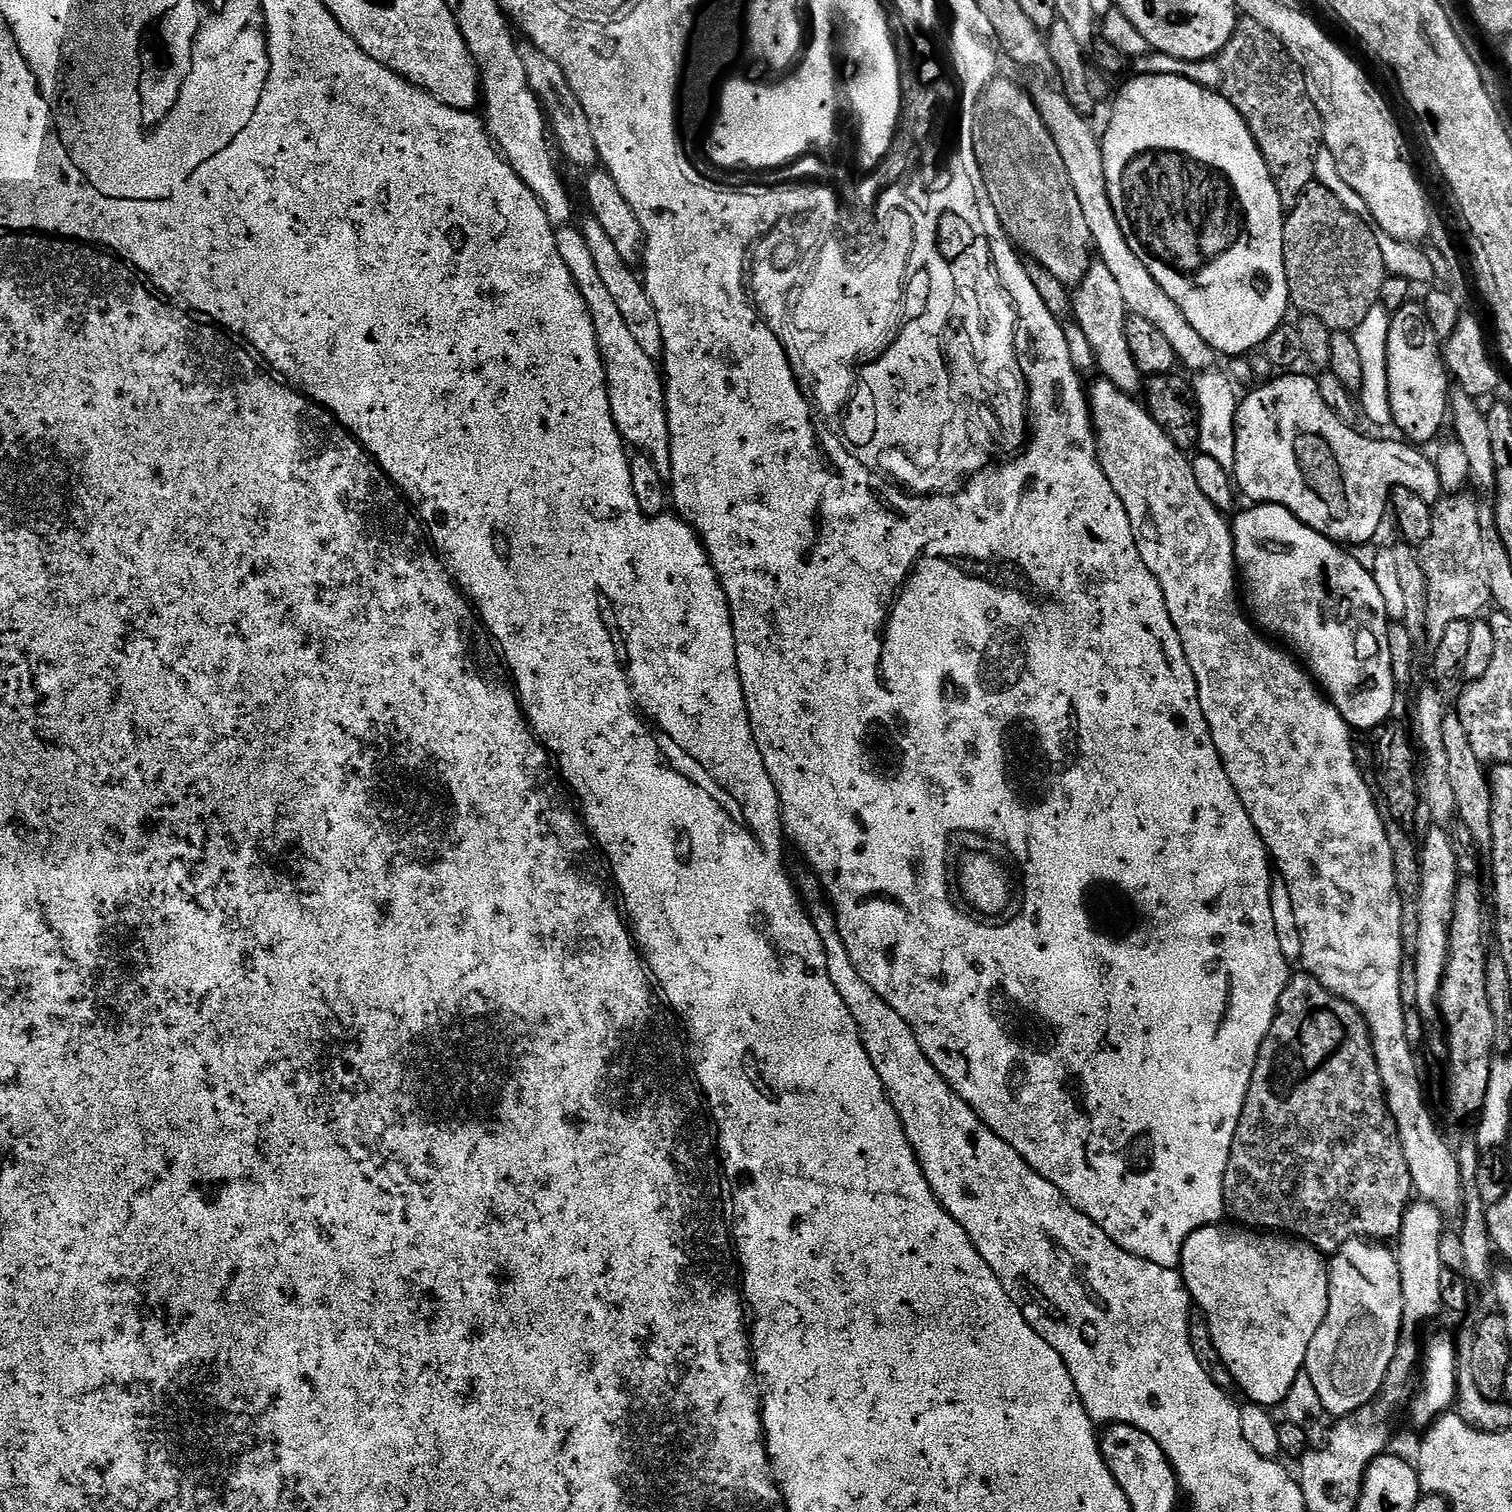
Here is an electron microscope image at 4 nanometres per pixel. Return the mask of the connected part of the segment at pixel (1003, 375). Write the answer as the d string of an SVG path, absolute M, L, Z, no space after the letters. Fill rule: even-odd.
M970 254L966 256L966 262L964 262L964 260L960 262L960 258L958 258L954 266L952 266L952 264L946 264L946 262L944 262L944 258L940 258L940 262L938 262L938 266L942 264L942 268L944 268L944 270L942 270L942 276L946 276L946 278L944 278L944 280L946 280L946 284L942 284L942 288L940 288L940 290L934 290L934 286L932 286L932 342L930 342L930 338L922 338L922 350L924 351L924 360L908 360L907 350L904 348L900 348L901 345L899 343L894 342L890 346L889 353L883 356L883 358L880 359L880 362L877 365L866 366L866 370L863 371L863 378L866 378L866 382L870 384L872 392L876 394L876 398L878 398L878 400L882 400L882 404L880 404L880 406L882 406L882 418L880 418L880 426L882 426L882 428L878 430L878 434L876 434L876 442L874 442L874 452L878 454L878 460L868 460L864 464L867 466L867 468L873 470L879 469L879 471L883 473L885 477L891 478L893 481L895 481L895 483L903 486L905 489L907 489L907 491L913 494L947 493L949 490L955 489L957 485L961 483L961 481L971 476L973 472L978 472L981 468L989 467L989 465L993 463L992 456L1000 456L1003 454L1003 452L1008 451L1012 451L1012 454L1019 453L1021 449L1025 447L1026 433L1029 431L1030 428L1030 421L1028 418L1028 386L1024 383L1024 375L1022 375L1022 373L1020 372L1020 364L1018 363L1018 361L1016 361L1016 307L1014 306L1014 302L1010 298L1010 294L1006 294L1006 290L1002 286L1002 282L1000 280L998 282L994 282L994 286L990 286L990 284L988 284L988 286L978 286L978 288L966 286L966 284L964 284L964 280L970 280L970 278L960 278L960 274L972 274L972 268L970 268L970 264L968 264L968 262L972 262ZM954 280L962 282L962 286L966 286L966 288L968 288L968 292L964 290L964 292L962 292L962 296L954 296L954 298L956 298L956 300L954 300L954 308L950 310L950 302L952 302L952 300L950 300L950 296L952 296L952 294L950 294L950 292L942 292L942 290L946 290L946 288L952 288L952 286L956 288L956 282L954 282Z

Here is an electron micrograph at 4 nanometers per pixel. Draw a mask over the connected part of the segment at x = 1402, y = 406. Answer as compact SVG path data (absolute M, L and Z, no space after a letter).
M1423 303L1404 304L1397 312L1393 311L1388 322L1388 393L1395 427L1400 427L1413 445L1425 446L1439 434L1440 427L1445 426L1450 412L1448 380L1450 382L1450 373L1445 367L1442 341L1434 334L1434 326L1430 326Z

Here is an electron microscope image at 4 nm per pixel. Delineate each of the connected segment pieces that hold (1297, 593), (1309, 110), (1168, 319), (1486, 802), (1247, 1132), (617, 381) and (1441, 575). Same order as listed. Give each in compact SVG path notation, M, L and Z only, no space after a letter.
M1277 504L1248 507L1252 508L1246 509L1236 521L1233 519L1230 527L1236 567L1242 581L1242 600L1251 619L1269 637L1285 640L1280 641L1285 645L1292 644L1291 651L1303 661L1349 728L1371 730L1385 723L1396 704L1398 685L1387 638L1390 621L1386 602L1382 602L1382 593L1378 591L1378 582L1374 582L1371 572L1362 570L1362 566L1354 562L1351 551L1303 524L1297 516L1290 514L1290 510Z
M1247 18L1237 23L1218 63L1223 74L1221 95L1248 124L1270 170L1279 201L1289 212L1298 204L1306 186L1315 181L1317 156L1324 141L1324 123L1310 98L1304 71L1266 26Z
M1051 83L1036 84L1030 88L1030 95L1038 114L1044 119L1052 137L1060 148L1062 158L1066 162L1066 170L1070 174L1070 182L1074 186L1074 194L1078 194L1078 202L1082 202L1082 215L1086 217L1086 226L1090 226L1092 243L1099 263L1110 270L1110 275L1118 281L1122 289L1122 302L1126 302L1128 311L1141 318L1146 318L1170 342L1177 361L1189 368L1192 374L1212 370L1217 367L1218 353L1186 322L1186 314L1154 282L1154 274L1146 270L1145 264L1138 259L1138 254L1130 250L1130 242L1126 242L1126 234L1122 234L1122 226L1118 226L1118 214L1114 214L1114 206L1110 202L1110 194L1106 186L1106 166L1104 165L1104 150L1101 137L1088 123L1089 117L1083 116L1071 105L1064 92L1059 87L1051 88Z
M1448 714L1442 722L1443 741L1446 746L1447 761L1450 762L1451 788L1454 790L1454 802L1457 803L1456 815L1459 823L1464 823L1468 836L1484 851L1491 853L1494 838L1494 822L1492 821L1492 786L1485 765L1481 764L1478 754L1474 754L1474 746L1470 746L1470 738L1466 738L1466 730L1460 717Z
M1299 974L1300 976L1293 975L1288 981L1286 990L1282 994L1280 999L1280 1005L1276 1011L1276 1017L1274 1022L1270 1026L1270 1030L1266 1034L1266 1038L1262 1042L1260 1047L1260 1053L1258 1054L1258 1062L1256 1063L1256 1069L1252 1075L1252 1081L1248 1087L1248 1097L1244 1103L1244 1109L1240 1115L1240 1125L1236 1131L1236 1141L1232 1143L1232 1157L1228 1163L1228 1172L1224 1175L1224 1198L1226 1201L1226 1208L1229 1213L1232 1212L1237 1216L1241 1225L1247 1226L1253 1230L1275 1230L1280 1234L1291 1234L1301 1240L1304 1240L1308 1244L1314 1245L1319 1252L1325 1254L1335 1254L1346 1242L1351 1240L1358 1240L1361 1238L1379 1238L1381 1241L1388 1242L1392 1239L1399 1237L1402 1230L1402 1222L1404 1221L1404 1215L1408 1209L1410 1201L1414 1196L1414 1189L1412 1186L1412 1175L1410 1174L1410 1166L1406 1166L1406 1154L1402 1154L1402 1142L1398 1138L1398 1126L1394 1122L1394 1118L1390 1114L1388 1109L1388 1100L1384 1096L1384 1087L1382 1086L1382 1078L1378 1074L1378 1062L1376 1061L1376 1055L1374 1054L1374 1046L1372 1045L1372 1031L1368 1028L1368 1023L1364 1020L1364 1015L1355 1008L1350 1002L1346 1002L1340 996L1336 996L1330 990L1326 990L1326 986L1322 986L1320 980L1315 980L1314 977L1307 974Z
M576 226L556 228L558 252L570 270L580 293L592 315L596 337L600 342L600 356L604 359L604 369L608 375L608 397L614 420L625 445L639 450L650 457L664 477L671 477L670 430L668 429L668 407L664 401L664 378L657 361L644 358L640 352L618 352L618 334L614 334L614 297L606 282L598 274L598 265L590 246L586 244L583 231Z
M1445 495L1436 501L1432 510L1430 538L1426 538L1426 542L1419 545L1418 548L1418 557L1422 573L1425 574L1426 590L1428 591L1424 636L1432 646L1442 642L1442 634L1446 630L1446 626L1450 626L1450 622L1475 621L1483 613L1480 611L1492 604L1490 569L1486 566L1484 552L1486 533L1484 533L1483 526L1480 525L1480 508L1476 505L1475 498L1466 495Z

